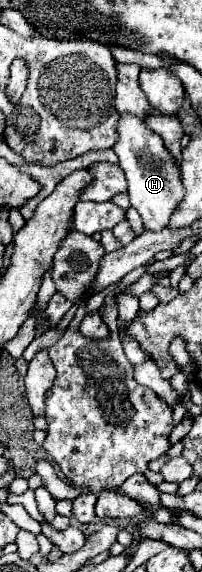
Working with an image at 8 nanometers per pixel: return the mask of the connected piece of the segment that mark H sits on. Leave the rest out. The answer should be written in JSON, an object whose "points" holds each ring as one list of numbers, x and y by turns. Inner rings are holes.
{"points":[[123,115,119,119,119,141,113,145,113,151,119,157,119,165,127,175,129,181,129,199,131,205,137,209,147,209,141,211,143,217,143,225,151,231,159,231,167,227,167,221,171,217,171,209,175,209,175,205,179,203,179,197,183,197,183,189,181,189,181,179,179,179,179,169,177,165,171,161,171,155,167,153,163,139,151,131,143,121,139,121,139,117,133,115],[157,205,165,205,163,209,163,217,159,221,145,221,151,215,151,207]]}

